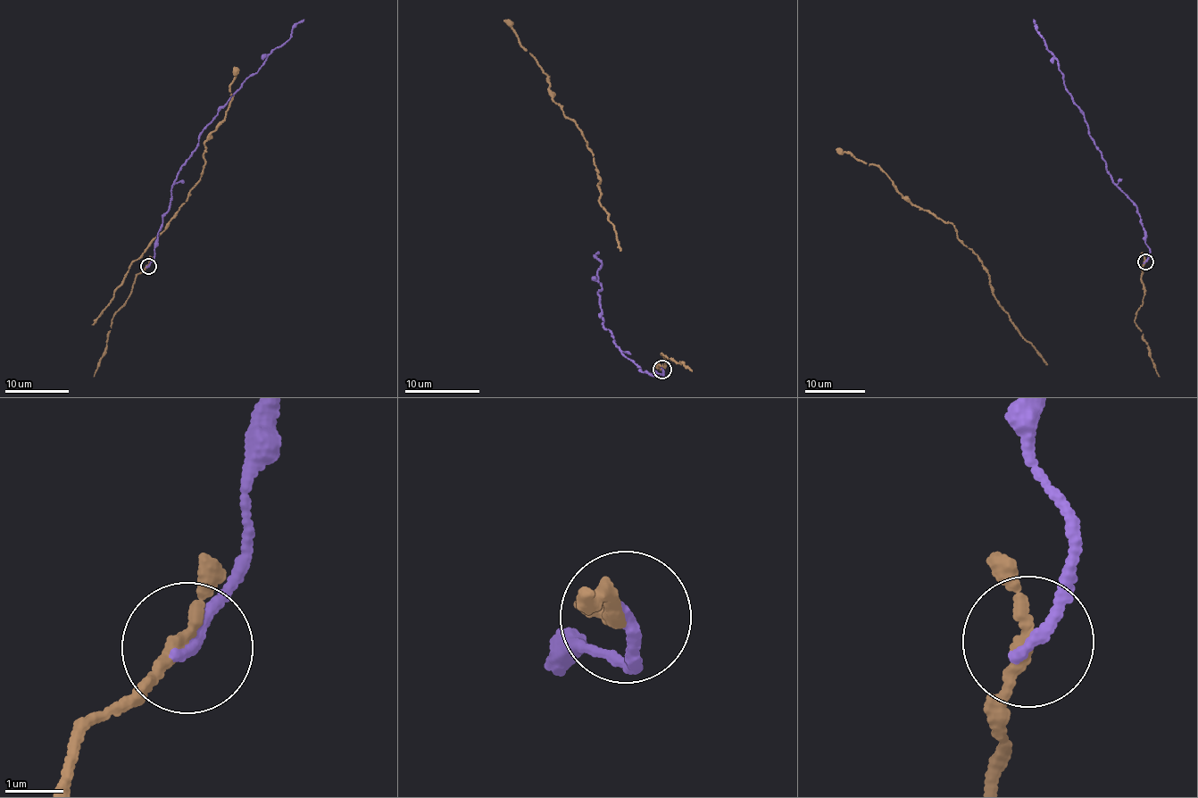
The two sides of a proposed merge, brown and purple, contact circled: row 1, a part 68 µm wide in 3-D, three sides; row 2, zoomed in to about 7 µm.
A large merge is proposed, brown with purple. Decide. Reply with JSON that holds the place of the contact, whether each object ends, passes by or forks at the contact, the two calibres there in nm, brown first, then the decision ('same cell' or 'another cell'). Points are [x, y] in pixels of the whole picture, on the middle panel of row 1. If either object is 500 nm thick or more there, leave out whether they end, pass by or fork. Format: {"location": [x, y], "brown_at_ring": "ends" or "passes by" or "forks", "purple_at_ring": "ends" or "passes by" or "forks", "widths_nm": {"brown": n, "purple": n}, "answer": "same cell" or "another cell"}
{"location": [662, 369], "brown_at_ring": "passes by", "purple_at_ring": "ends", "widths_nm": {"brown": 200, "purple": 200}, "answer": "same cell"}

